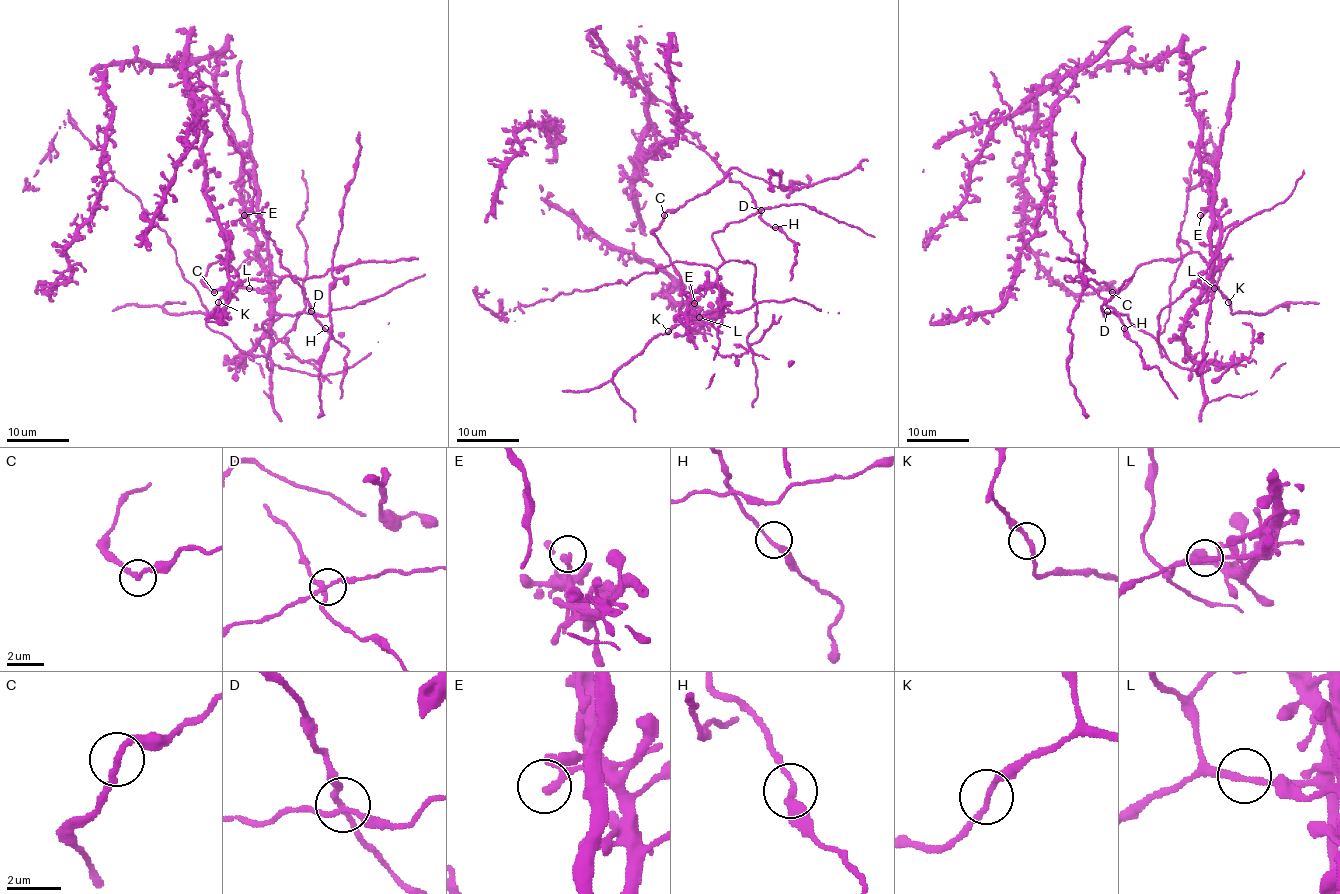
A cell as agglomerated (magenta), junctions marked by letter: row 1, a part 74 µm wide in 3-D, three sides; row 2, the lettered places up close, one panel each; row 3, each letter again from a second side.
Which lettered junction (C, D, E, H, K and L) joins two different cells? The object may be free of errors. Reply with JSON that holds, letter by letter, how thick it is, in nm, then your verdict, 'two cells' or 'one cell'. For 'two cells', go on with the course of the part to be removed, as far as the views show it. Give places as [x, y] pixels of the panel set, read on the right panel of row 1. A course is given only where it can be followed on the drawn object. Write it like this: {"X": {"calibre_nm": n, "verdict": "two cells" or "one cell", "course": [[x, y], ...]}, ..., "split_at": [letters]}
{"C": {"calibre_nm": 240, "verdict": "two cells"}, "D": {"calibre_nm": 180, "verdict": "one cell"}, "E": {"calibre_nm": 200, "verdict": "one cell"}, "H": {"calibre_nm": 260, "verdict": "one cell"}, "K": {"calibre_nm": 240, "verdict": "one cell"}, "L": {"calibre_nm": 240, "verdict": "one cell"}, "split_at": ["C"]}

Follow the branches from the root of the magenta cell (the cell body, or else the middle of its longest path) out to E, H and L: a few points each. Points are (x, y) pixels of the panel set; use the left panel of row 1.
E: (268, 291), (268, 272), (262, 263), (258, 239), (244, 210), (244, 215)
H: (268, 291), (269, 368), (266, 353), (272, 339), (262, 326), (265, 320), (311, 308), (325, 328)
L: (268, 291), (249, 288)

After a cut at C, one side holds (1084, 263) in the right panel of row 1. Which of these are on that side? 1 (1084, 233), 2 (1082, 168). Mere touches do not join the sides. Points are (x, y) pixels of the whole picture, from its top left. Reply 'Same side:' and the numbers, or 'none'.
Same side: 1, 2

